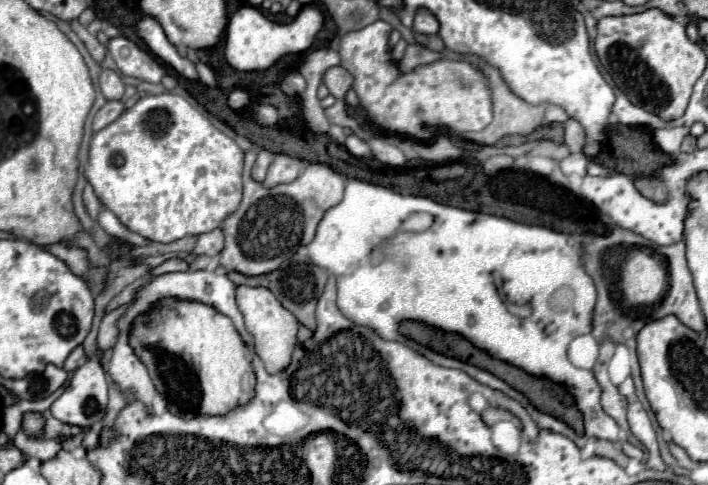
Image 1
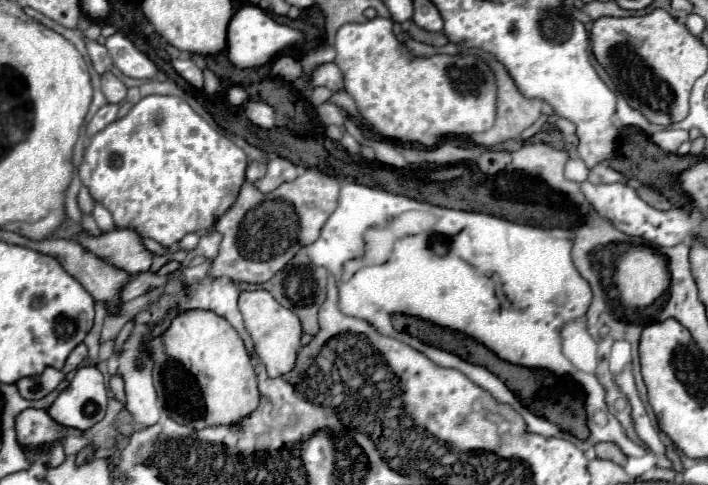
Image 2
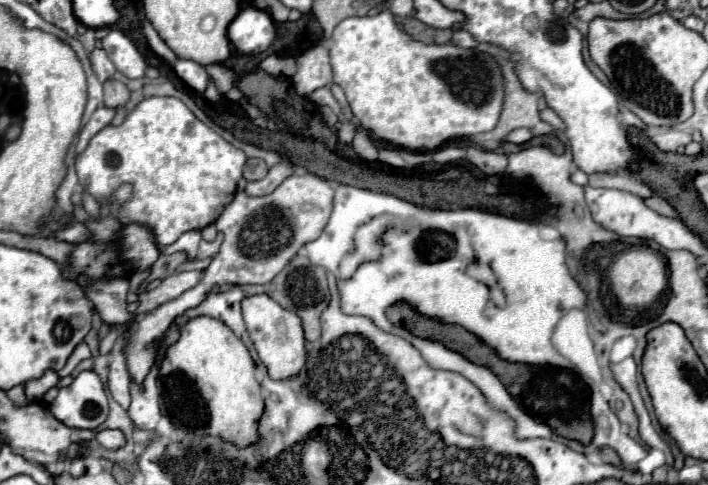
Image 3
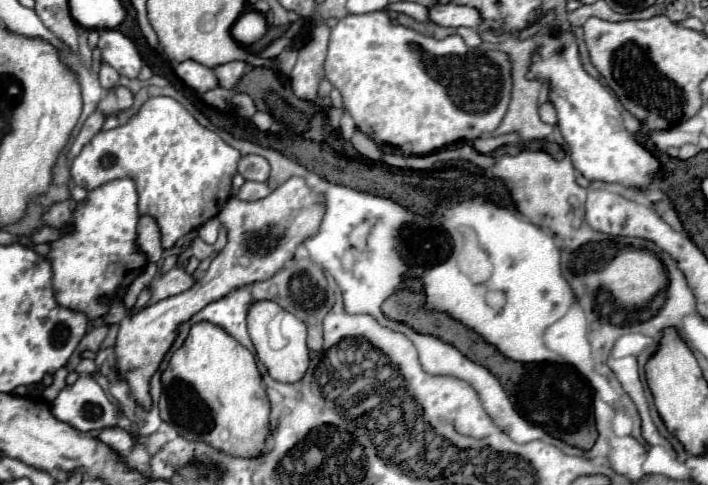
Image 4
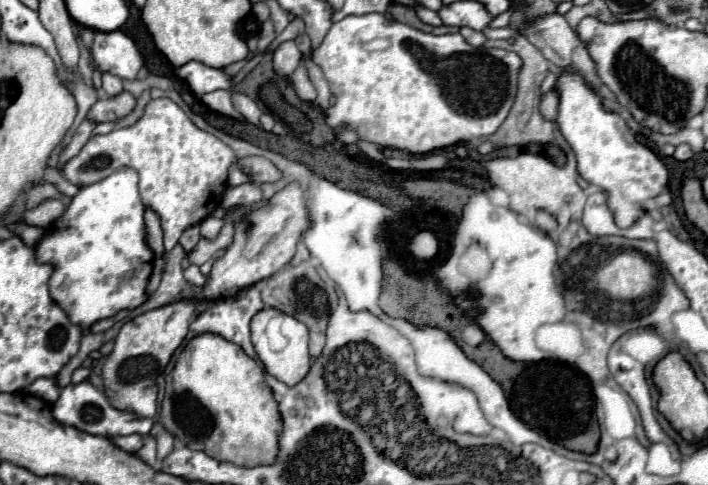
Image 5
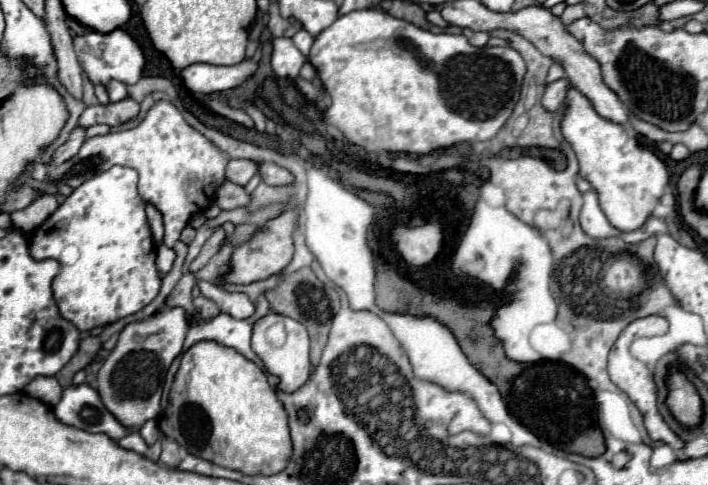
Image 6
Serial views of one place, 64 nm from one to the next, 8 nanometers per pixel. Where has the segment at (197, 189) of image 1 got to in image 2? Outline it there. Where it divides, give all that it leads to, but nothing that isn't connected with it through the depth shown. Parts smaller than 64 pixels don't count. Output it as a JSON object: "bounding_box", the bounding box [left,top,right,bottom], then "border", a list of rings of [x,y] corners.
{"bounding_box":[78,96,248,246],"border":[[[146,96],[132,110],[108,124],[102,132],[92,136],[78,176],[90,190],[90,196],[104,204],[118,228],[134,228],[144,238],[152,238],[164,246],[176,244],[188,232],[206,232],[216,220],[234,204],[240,186],[244,184],[244,170],[248,158],[242,148],[216,132],[202,116],[198,116],[188,102],[178,96]]]}

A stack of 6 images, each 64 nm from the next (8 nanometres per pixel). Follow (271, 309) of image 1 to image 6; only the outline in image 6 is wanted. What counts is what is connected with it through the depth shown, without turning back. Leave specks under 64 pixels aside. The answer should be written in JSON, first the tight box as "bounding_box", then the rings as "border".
{"bounding_box":[252,312,310,392],"border":[[[270,312],[262,320],[258,320],[254,326],[252,350],[264,362],[266,372],[280,378],[280,390],[284,390],[284,392],[296,392],[310,378],[308,346],[310,346],[310,342],[308,342],[308,332],[306,332],[304,324],[300,324],[288,316]]]}

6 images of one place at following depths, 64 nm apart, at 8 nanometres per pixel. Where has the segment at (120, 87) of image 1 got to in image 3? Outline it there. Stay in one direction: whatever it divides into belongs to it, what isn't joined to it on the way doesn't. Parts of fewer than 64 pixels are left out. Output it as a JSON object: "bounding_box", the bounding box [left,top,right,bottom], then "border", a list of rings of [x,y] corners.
{"bounding_box":[104,80,130,108],"border":[[[108,80],[104,84],[104,106],[110,108],[120,108],[130,100],[130,90],[118,82],[118,80]]]}

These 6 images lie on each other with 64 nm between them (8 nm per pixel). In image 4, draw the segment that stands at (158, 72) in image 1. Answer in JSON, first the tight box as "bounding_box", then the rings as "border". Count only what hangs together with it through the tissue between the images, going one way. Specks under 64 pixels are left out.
{"bounding_box":[98,30,142,78],"border":[[[104,30],[98,40],[102,62],[110,64],[120,76],[136,78],[142,68],[142,58],[130,38],[120,30]]]}

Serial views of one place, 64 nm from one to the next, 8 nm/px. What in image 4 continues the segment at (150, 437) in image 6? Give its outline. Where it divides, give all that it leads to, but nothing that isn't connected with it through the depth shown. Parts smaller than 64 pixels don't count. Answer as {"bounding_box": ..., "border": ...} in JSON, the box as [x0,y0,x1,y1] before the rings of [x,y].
{"bounding_box":[52,376,134,432],"border":[[[80,376],[72,386],[66,386],[58,396],[56,400],[52,402],[52,414],[74,426],[76,430],[82,430],[82,432],[92,432],[92,430],[104,430],[104,428],[120,428],[120,430],[126,430],[126,432],[132,432],[134,426],[132,426],[132,420],[118,408],[114,406],[108,396],[104,394],[104,390],[98,386],[98,382],[92,378],[92,376]]]}

